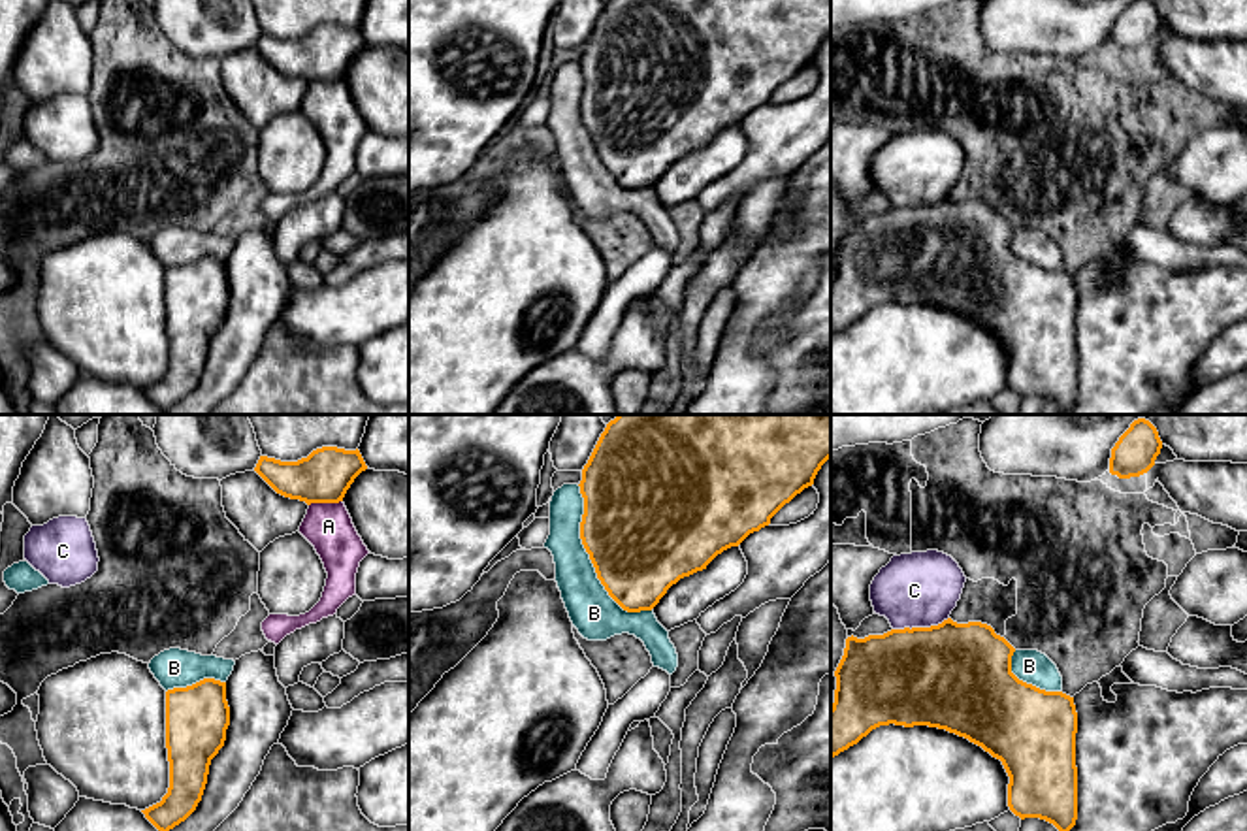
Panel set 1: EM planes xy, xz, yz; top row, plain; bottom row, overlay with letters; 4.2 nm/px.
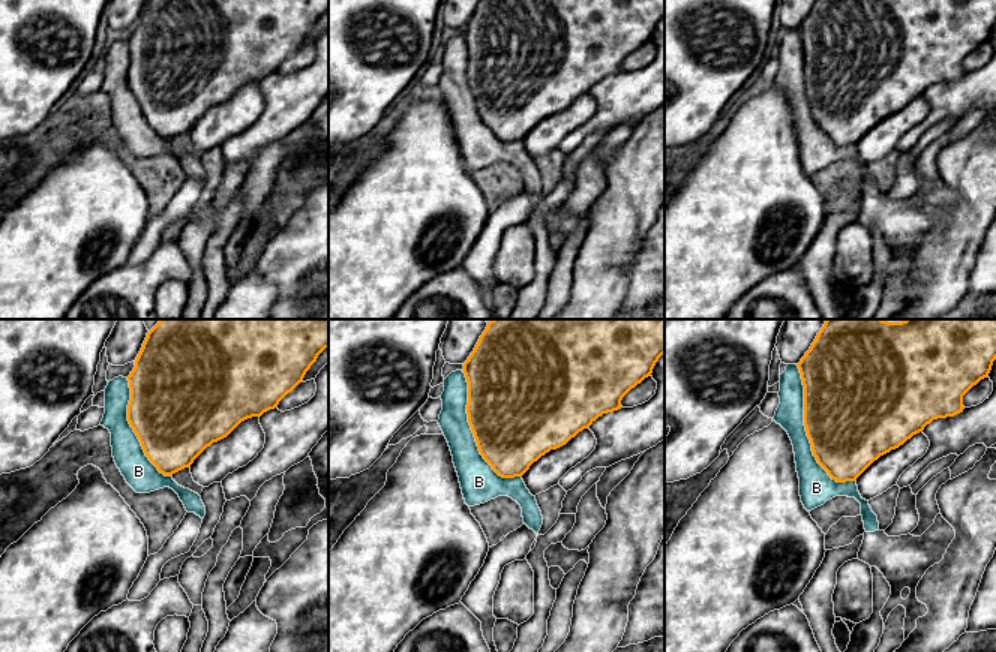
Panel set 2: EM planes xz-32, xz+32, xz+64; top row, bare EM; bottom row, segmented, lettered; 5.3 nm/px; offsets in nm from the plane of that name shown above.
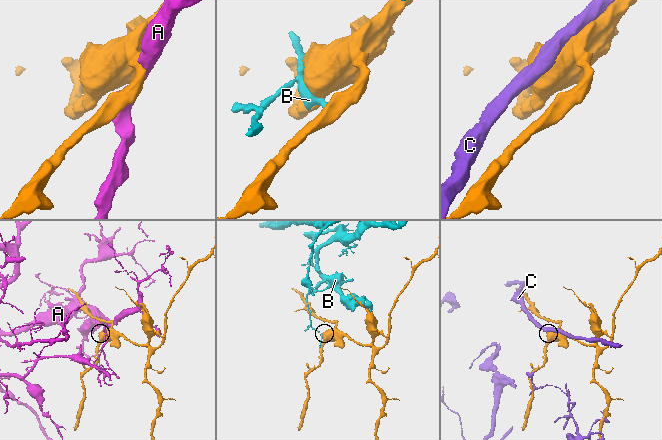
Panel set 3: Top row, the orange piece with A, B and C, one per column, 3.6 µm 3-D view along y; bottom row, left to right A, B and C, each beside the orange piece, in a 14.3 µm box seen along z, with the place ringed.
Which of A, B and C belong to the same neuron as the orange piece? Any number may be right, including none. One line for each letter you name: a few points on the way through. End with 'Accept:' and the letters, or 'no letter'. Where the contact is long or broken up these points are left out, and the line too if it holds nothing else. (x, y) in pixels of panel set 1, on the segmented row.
Accept: no letter

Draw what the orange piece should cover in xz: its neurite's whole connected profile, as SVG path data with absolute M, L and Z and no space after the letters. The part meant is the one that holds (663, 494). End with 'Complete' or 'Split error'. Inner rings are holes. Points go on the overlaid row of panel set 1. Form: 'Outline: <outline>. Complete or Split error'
Outline: M618 415L582 469L582 545L624 611L652 611L680 578L769 526L829 458L831 415Z. Complete

